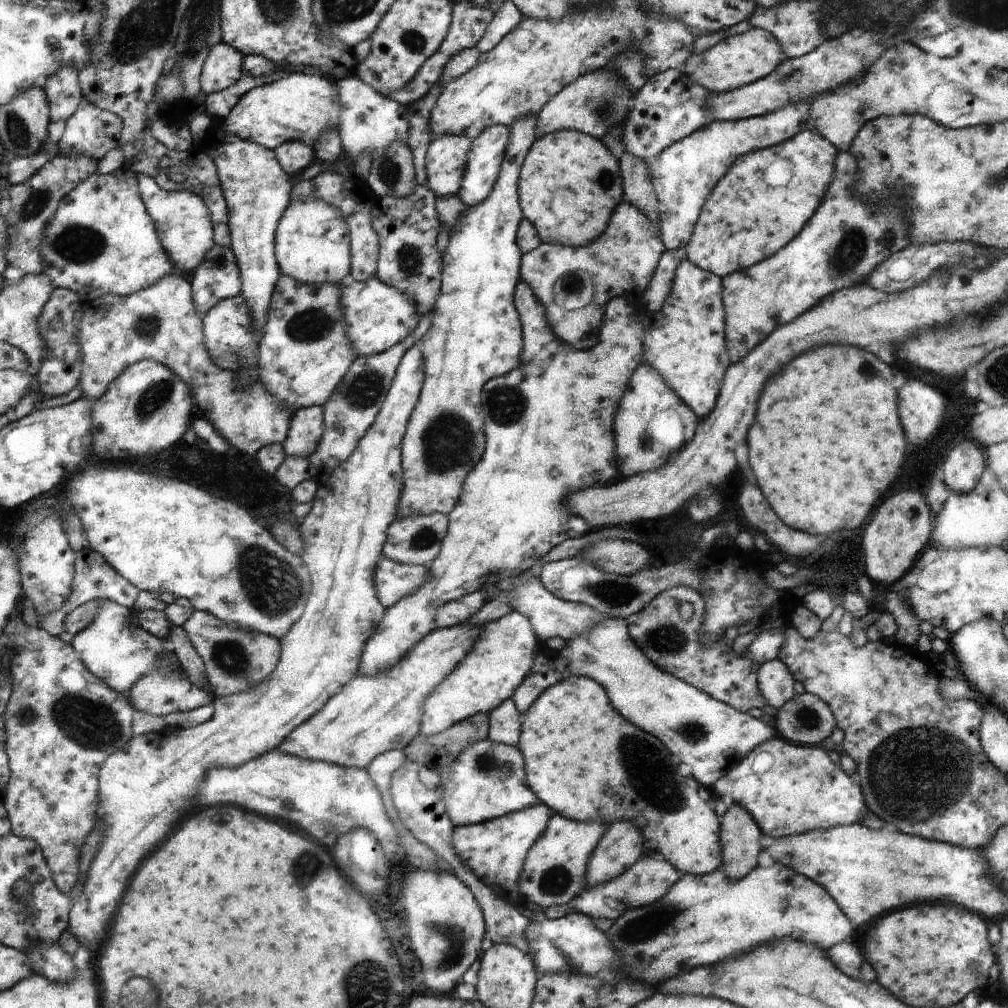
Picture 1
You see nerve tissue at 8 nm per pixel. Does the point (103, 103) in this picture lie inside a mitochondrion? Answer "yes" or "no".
no

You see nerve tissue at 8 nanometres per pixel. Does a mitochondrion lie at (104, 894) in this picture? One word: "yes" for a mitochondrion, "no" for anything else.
no

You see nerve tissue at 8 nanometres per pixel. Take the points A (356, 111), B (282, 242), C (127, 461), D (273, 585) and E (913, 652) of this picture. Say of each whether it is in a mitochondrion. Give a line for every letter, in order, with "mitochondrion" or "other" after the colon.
A: other
B: other
C: other
D: mitochondrion
E: other

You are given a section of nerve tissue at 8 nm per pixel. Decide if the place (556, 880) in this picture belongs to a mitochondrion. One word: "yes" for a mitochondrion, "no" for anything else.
yes

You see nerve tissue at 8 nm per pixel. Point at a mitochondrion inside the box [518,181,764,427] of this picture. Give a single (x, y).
(573, 283)

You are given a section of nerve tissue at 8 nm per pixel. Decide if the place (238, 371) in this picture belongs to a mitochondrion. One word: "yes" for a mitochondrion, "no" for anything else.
no

